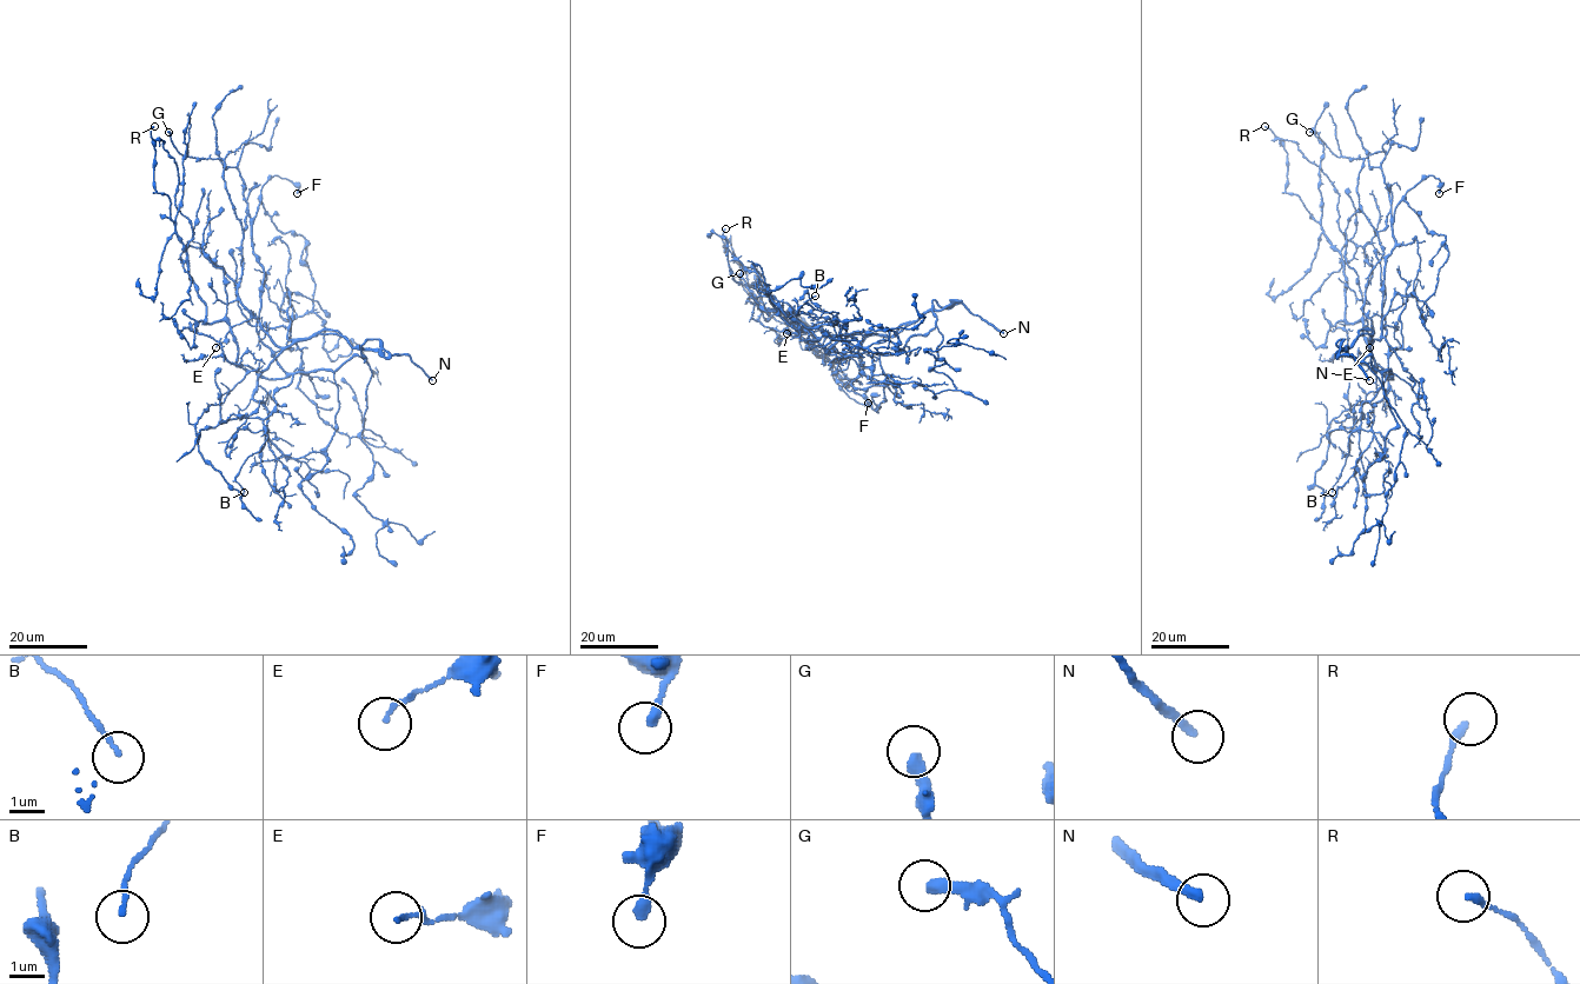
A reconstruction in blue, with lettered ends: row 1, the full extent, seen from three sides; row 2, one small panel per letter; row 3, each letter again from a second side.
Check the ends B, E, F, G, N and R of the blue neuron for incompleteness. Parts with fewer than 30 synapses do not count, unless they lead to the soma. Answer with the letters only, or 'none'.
N

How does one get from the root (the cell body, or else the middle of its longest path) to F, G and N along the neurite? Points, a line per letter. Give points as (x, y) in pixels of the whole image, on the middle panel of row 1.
F: (874, 334), (809, 328), (840, 387), (868, 403)
G: (874, 334), (829, 336), (815, 326), (809, 328), (814, 346), (803, 323), (769, 317), (739, 273)
N: (874, 334), (895, 337), (924, 312), (957, 304), (1003, 333)

